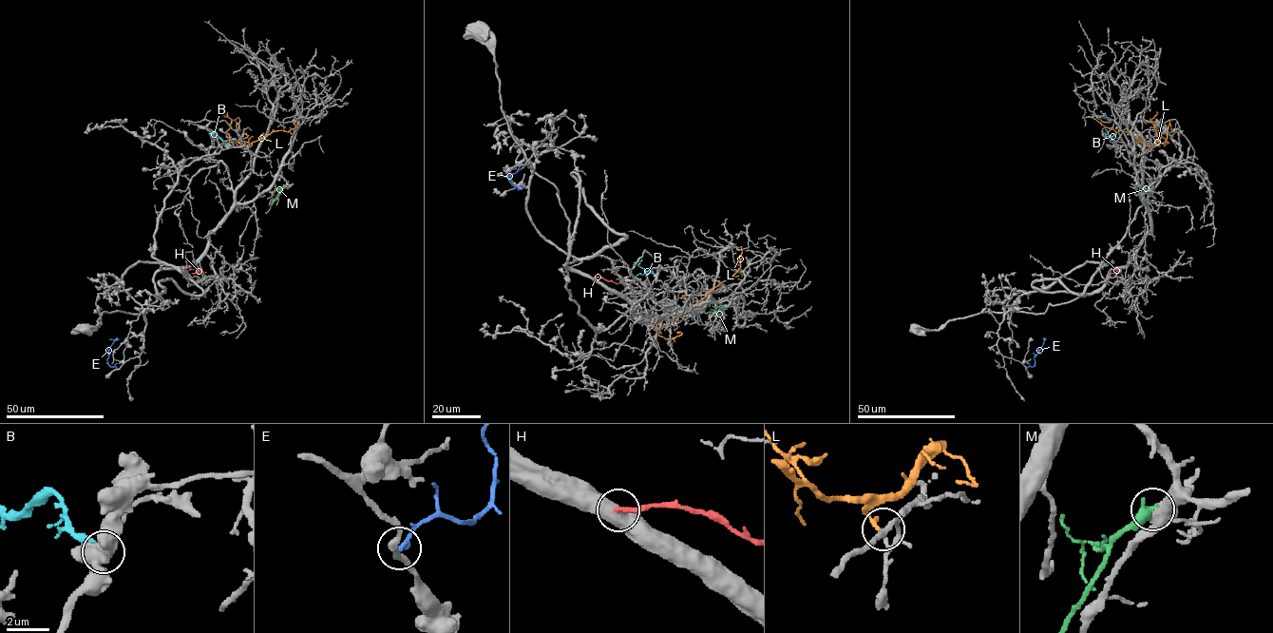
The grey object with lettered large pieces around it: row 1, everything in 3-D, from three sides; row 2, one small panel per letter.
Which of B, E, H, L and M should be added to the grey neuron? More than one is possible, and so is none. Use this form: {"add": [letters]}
{"add": []}

